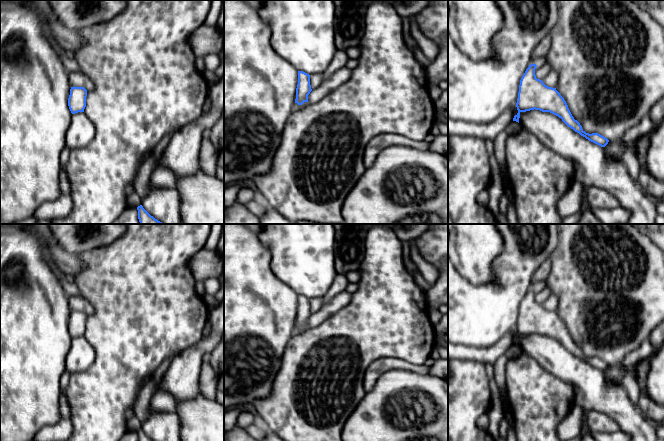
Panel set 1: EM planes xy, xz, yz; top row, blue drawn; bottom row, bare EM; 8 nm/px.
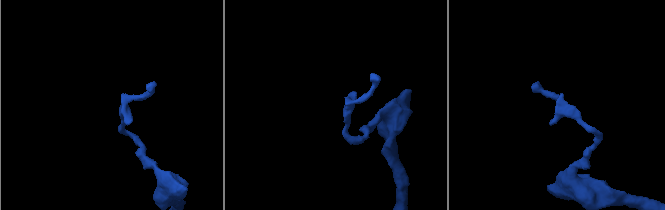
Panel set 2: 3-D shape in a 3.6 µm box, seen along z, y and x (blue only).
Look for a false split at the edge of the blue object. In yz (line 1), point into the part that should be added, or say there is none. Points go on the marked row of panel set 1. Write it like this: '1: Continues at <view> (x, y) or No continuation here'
1: No continuation here

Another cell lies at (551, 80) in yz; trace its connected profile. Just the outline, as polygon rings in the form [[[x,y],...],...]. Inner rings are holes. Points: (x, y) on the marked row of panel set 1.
[[[551,70],[548,73],[548,75],[542,81],[546,86],[556,88],[556,86],[558,84],[558,74],[557,74],[557,72]]]

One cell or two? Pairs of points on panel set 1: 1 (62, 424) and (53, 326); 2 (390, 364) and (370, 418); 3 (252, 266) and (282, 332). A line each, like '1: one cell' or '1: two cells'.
1: two cells
2: two cells
3: one cell

